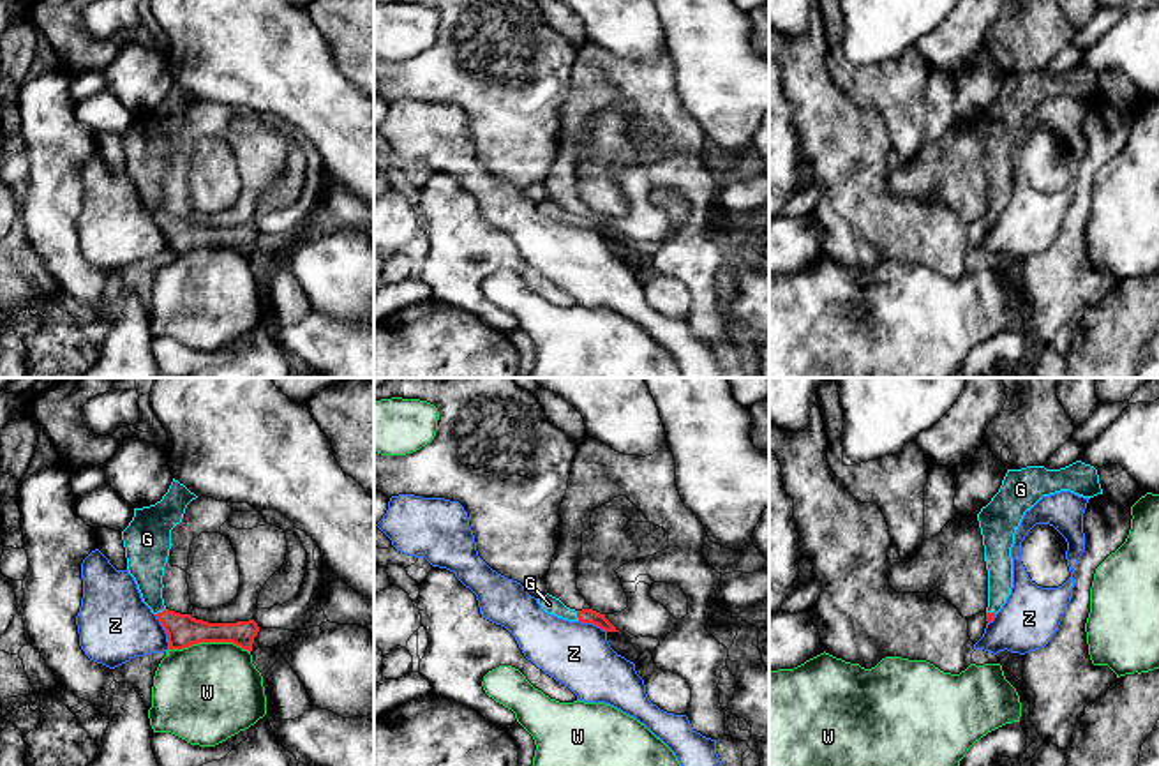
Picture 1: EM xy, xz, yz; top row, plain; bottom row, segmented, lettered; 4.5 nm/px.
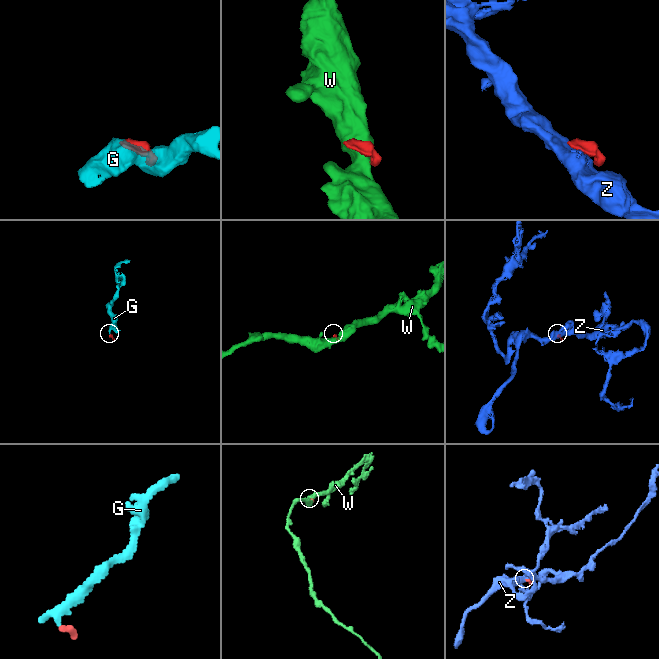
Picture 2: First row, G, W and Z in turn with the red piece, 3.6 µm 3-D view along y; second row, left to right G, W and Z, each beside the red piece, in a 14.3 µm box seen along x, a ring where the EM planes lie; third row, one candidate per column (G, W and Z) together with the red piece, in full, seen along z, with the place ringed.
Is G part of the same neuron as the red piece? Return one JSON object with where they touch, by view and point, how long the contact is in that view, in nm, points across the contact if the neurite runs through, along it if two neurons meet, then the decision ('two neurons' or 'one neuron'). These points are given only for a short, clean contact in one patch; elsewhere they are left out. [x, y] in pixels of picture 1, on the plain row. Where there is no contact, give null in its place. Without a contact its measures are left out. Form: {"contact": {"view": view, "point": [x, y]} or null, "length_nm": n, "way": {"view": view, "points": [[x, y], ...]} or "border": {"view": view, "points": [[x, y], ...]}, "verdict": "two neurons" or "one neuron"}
{"contact": {"view": "xy", "point": [159, 217]}, "length_nm": 60, "way": {"view": "xy", "points": [[184, 235], [159, 217], [152, 202], [145, 165]]}, "verdict": "one neuron"}

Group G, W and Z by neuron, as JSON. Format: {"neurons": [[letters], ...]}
{"neurons": [["G"], ["W"], ["Z"]]}

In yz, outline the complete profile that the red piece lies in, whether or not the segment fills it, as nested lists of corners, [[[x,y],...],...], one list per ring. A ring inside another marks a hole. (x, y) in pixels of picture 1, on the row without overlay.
[[[1081,65],[1060,74],[1046,74],[1044,71],[1007,74],[998,97],[977,118],[988,175],[988,228],[1011,199],[1011,152],[1025,116],[1043,101],[1060,95],[1071,95],[1083,102],[1103,99],[1097,74]]]

